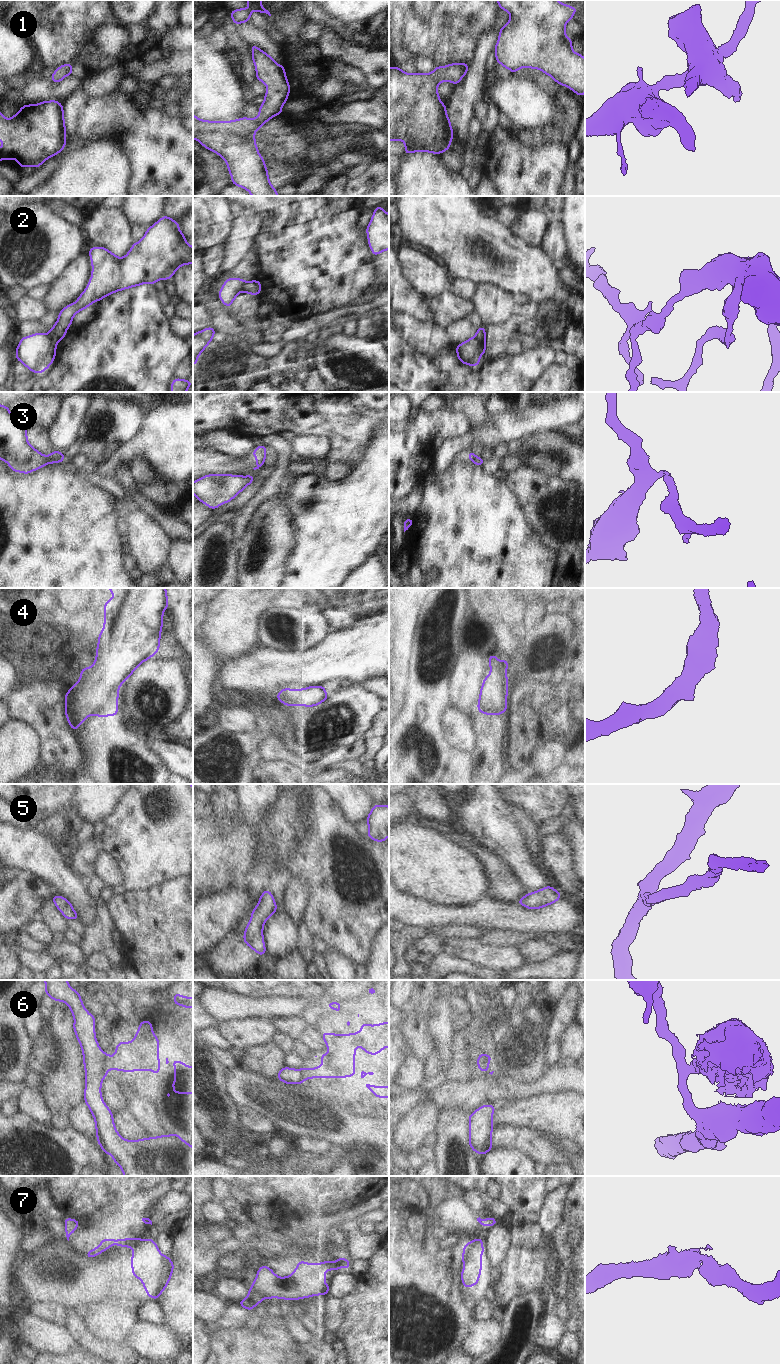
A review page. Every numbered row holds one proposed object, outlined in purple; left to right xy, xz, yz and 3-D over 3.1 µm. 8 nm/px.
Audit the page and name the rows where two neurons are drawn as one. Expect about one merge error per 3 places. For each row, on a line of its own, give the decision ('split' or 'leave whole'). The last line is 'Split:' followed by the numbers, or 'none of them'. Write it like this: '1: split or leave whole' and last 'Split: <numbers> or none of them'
1: leave whole
2: split
3: split
4: leave whole
5: leave whole
6: split
7: split
Split: 2, 3, 6, 7

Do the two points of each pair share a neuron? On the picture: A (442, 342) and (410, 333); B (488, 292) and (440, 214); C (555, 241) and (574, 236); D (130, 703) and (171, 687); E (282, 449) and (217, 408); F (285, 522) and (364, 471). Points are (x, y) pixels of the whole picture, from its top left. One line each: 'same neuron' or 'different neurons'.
A: same neuron
B: different neurons
C: different neurons
D: same neuron
E: different neurons
F: different neurons

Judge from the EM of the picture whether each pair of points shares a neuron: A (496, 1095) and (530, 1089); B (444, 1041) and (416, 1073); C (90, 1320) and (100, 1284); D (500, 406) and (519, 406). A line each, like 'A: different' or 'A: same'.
A: same
B: different
C: different
D: same

